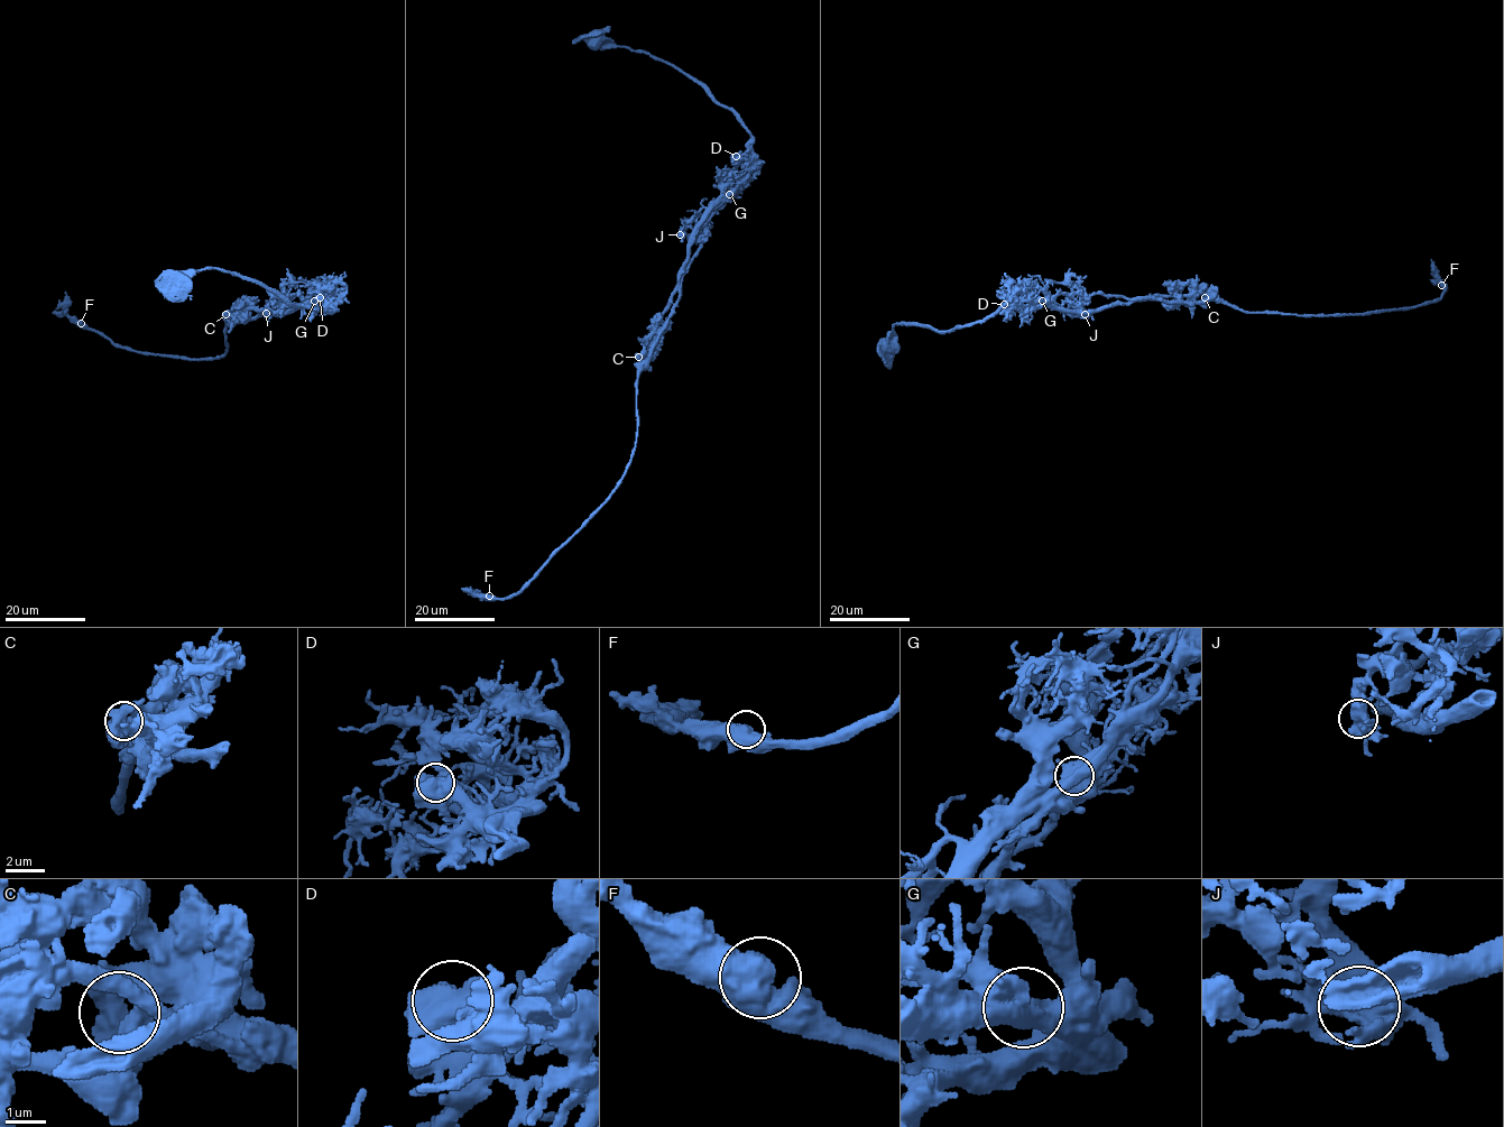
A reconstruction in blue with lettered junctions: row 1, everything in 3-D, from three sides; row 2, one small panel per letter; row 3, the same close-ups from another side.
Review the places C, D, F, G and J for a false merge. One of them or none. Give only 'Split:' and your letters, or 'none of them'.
Split: G

